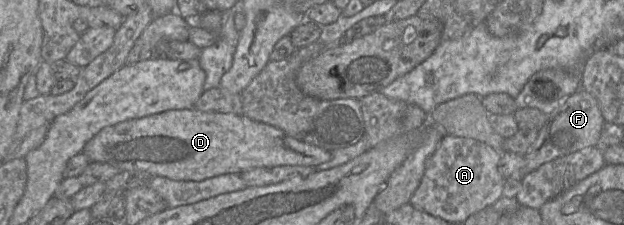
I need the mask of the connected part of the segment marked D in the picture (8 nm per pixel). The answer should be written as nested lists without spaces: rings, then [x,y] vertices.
[[[194,108],[170,110],[105,127],[86,143],[82,153],[87,155],[91,162],[108,163],[120,171],[148,172],[153,178],[166,177],[175,181],[203,181],[227,173],[240,175],[258,167],[316,167],[332,158],[332,151],[295,139],[269,124],[244,115],[205,112]]]

